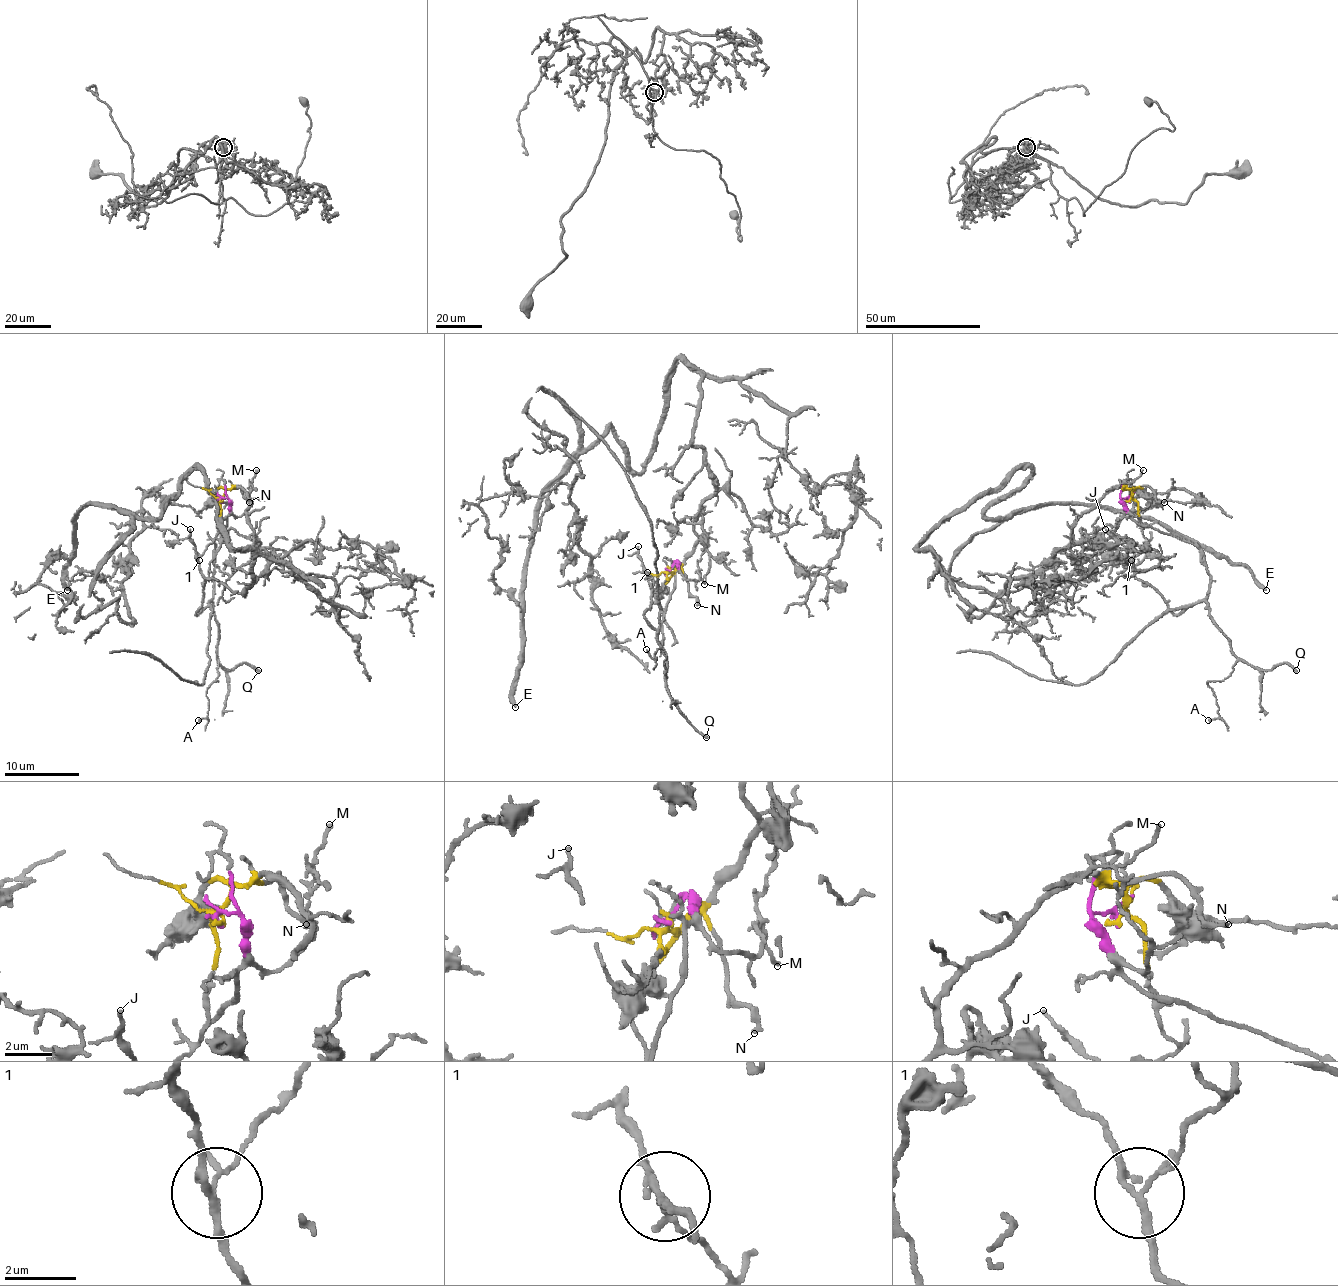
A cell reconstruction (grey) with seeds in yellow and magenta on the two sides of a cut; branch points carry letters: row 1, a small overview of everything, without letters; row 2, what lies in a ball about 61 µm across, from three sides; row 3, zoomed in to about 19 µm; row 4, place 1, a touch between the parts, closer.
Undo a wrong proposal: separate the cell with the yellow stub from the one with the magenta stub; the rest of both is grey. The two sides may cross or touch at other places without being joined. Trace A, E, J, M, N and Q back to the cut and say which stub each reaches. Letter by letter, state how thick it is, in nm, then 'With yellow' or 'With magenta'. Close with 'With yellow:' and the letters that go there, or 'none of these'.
A: Thickness 120 nm. With magenta
E: Thickness 320 nm. With yellow
J: Thickness 140 nm. With magenta
M: Thickness 140 nm. With magenta
N: Thickness 200 nm. With yellow
Q: Thickness 240 nm. With magenta
With yellow: E, N

